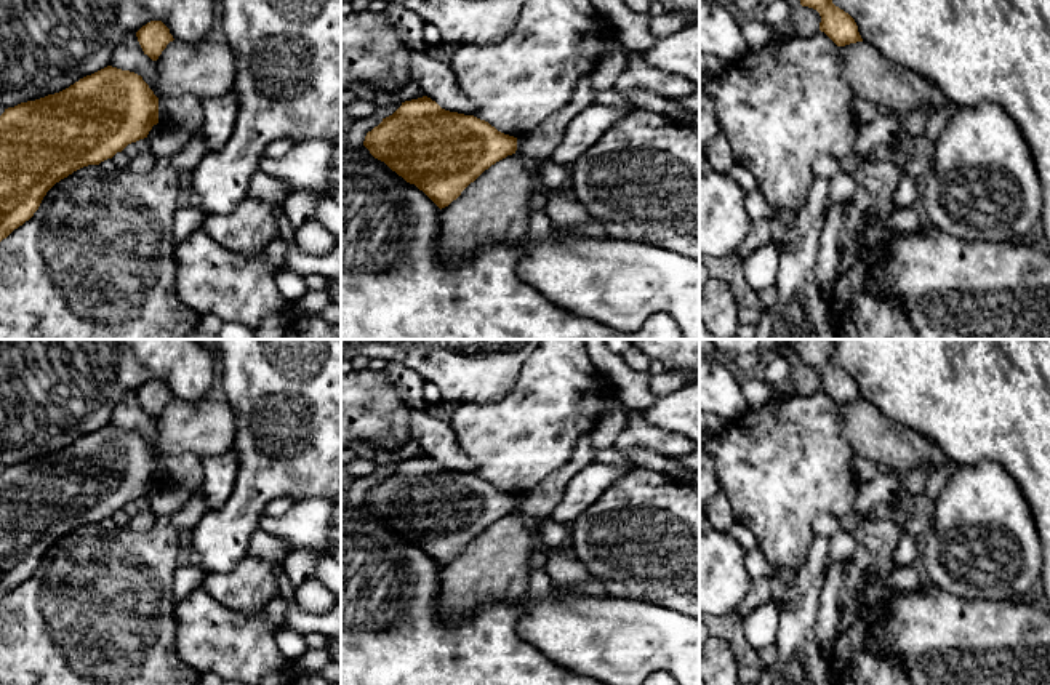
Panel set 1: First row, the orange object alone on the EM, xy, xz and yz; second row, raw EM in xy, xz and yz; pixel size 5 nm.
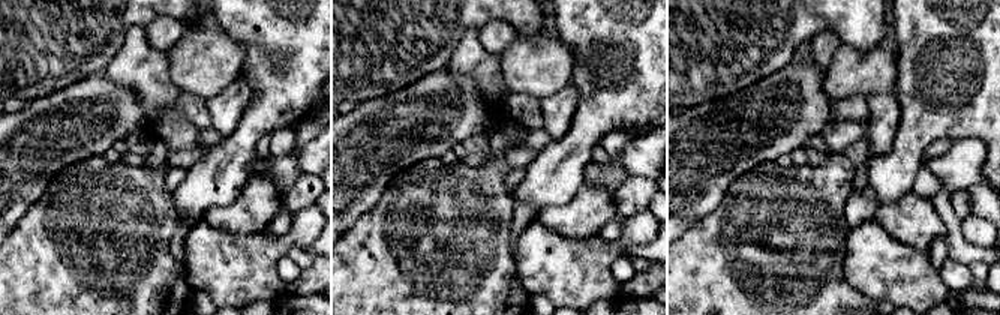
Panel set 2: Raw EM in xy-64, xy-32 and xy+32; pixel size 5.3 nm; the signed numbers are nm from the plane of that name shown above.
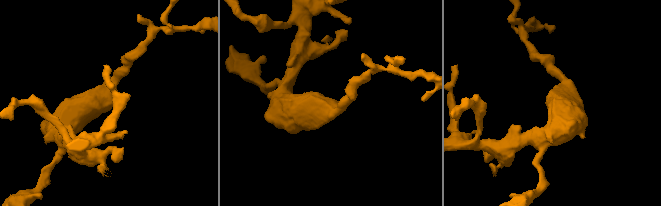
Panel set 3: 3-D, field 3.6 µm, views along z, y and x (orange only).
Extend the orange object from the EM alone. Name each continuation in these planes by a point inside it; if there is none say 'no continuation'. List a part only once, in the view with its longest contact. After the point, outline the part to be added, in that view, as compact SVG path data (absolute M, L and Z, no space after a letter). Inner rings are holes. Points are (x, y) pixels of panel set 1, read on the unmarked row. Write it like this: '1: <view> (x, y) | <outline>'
no continuation

